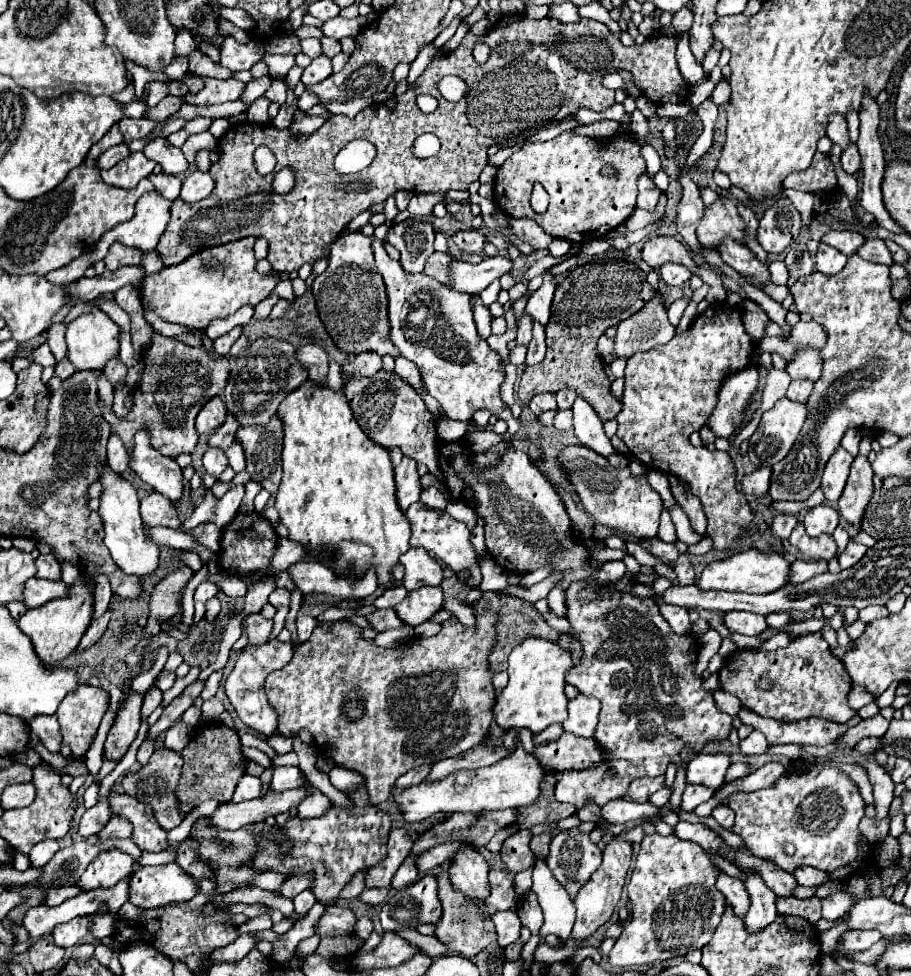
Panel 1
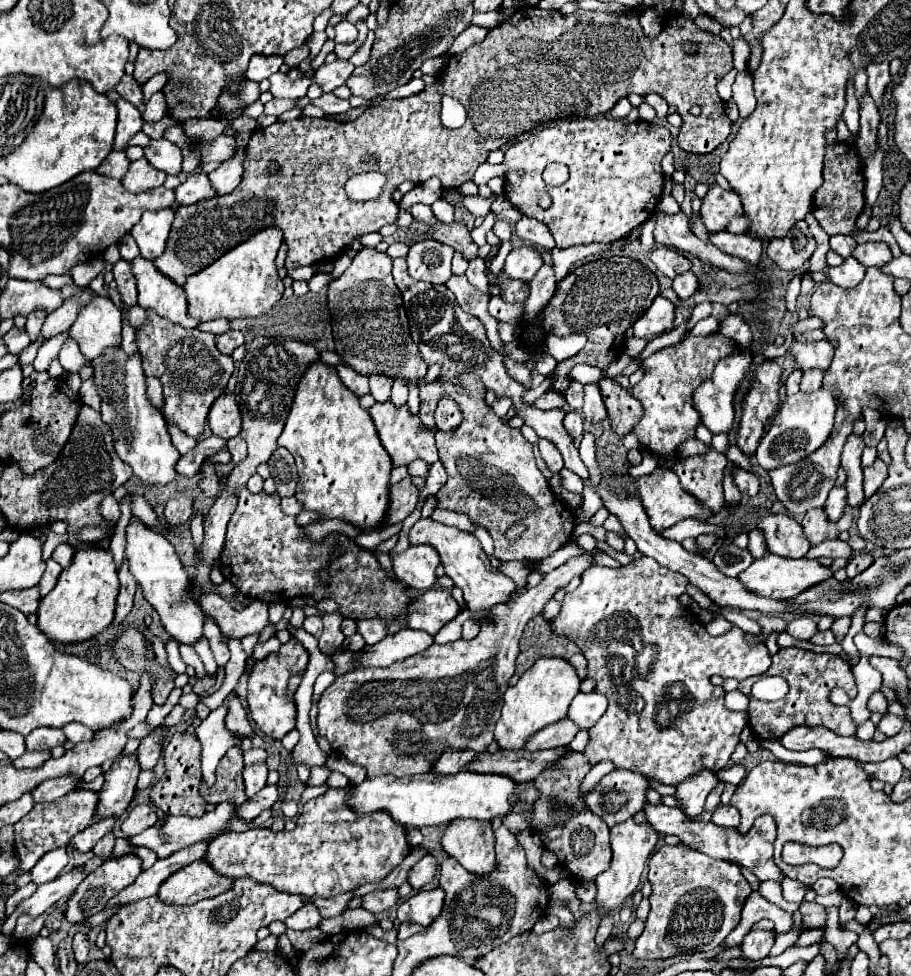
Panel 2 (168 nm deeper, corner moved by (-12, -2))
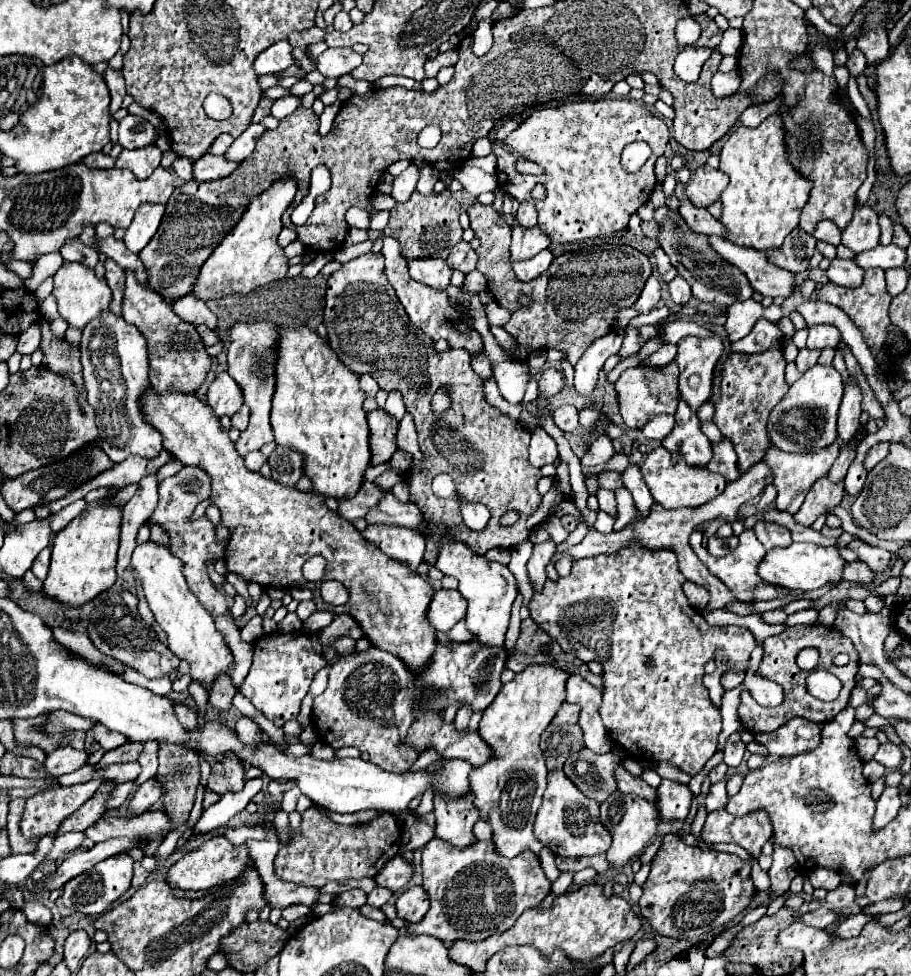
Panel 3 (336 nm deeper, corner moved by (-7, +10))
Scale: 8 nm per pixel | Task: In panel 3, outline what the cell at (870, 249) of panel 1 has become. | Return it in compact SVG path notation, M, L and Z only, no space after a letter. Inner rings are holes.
M857 206L853 212L851 224L843 230L843 240L847 248L851 248L855 254L863 250L871 250L879 246L879 224L877 224L877 214L873 212L871 206Z

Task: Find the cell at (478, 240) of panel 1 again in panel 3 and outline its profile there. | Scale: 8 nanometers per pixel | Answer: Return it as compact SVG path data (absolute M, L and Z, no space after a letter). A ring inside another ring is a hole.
M413 192L407 202L397 204L391 210L391 218L383 234L393 236L401 242L405 258L421 258L421 256L447 258L451 248L463 240L463 228L459 224L459 202L455 198L445 198L441 194L423 196L419 192Z

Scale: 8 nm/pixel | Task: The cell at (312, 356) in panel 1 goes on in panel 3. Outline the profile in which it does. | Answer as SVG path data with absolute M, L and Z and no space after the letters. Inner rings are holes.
M369 374L359 376L359 386L361 386L361 390L363 390L365 394L369 394L369 396L375 396L375 392L379 390L377 382L375 382L375 380L373 380Z

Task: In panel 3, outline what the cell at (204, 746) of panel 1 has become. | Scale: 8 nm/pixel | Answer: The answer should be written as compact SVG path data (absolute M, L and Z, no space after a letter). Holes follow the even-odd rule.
M227 752L221 760L213 764L213 772L207 780L207 788L217 794L239 792L245 786L245 768L235 758L235 754Z

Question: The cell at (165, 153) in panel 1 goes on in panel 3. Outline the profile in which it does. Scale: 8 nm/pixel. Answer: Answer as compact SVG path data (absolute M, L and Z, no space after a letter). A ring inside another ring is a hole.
M127 114L121 122L119 122L119 144L127 150L135 150L135 148L147 148L153 146L157 140L155 128L139 116Z

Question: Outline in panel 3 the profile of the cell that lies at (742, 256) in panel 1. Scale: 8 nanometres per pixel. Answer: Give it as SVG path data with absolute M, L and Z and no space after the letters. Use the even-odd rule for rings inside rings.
M681 200L679 212L681 212L681 216L685 218L685 222L687 222L695 232L699 232L699 234L705 234L705 236L709 236L709 234L721 236L721 234L727 232L725 226L723 226L717 218L713 218L707 210L699 210L699 208L693 206L689 200Z

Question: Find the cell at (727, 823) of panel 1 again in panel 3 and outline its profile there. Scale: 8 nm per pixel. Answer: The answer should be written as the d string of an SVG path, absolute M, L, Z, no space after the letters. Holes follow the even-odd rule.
M717 782L711 784L711 790L705 798L705 808L707 812L715 812L715 810L723 810L727 806L727 792L725 792L725 782Z

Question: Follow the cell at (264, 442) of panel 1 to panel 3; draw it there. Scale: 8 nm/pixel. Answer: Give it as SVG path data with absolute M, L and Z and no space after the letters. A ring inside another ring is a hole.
M277 446L267 462L271 466L273 480L283 486L295 486L303 476L303 456L287 446Z

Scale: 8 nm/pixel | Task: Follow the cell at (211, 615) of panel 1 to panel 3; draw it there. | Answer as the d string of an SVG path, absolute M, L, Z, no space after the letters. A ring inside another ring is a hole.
M181 468L175 476L165 478L159 484L159 504L155 508L155 514L151 516L153 522L161 524L169 536L171 536L171 544L169 549L179 560L183 560L185 564L185 578L187 584L191 586L191 592L199 598L199 602L203 604L203 608L213 616L229 616L229 606L227 606L227 598L223 592L219 592L219 588L213 586L213 582L207 576L205 570L205 562L211 558L221 558L223 556L223 544L217 542L215 538L215 526L209 522L207 518L200 518L191 521L191 514L195 510L195 506L204 500L207 500L207 494L211 490L211 480L207 480L207 474L203 474L203 470L195 470L195 468ZM191 484L191 486L189 486Z

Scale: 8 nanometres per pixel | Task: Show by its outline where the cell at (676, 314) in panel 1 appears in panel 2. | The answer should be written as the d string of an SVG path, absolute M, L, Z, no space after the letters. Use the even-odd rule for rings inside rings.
M709 316L701 320L694 326L690 332L690 336L708 336L718 331L720 322L713 316Z

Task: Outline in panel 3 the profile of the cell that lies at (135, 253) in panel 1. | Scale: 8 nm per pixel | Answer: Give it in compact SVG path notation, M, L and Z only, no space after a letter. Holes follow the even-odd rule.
M111 258L105 260L105 270L107 270L107 284L113 292L113 300L109 310L117 316L121 316L121 308L123 308L123 290L125 290L125 270L121 266L117 266Z

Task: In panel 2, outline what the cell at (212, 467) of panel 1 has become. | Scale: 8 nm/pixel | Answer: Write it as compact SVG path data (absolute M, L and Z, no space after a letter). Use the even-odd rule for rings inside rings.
M236 436L236 438L228 440L228 450L232 452L232 462L238 464L246 456L246 442L242 440L242 436Z

